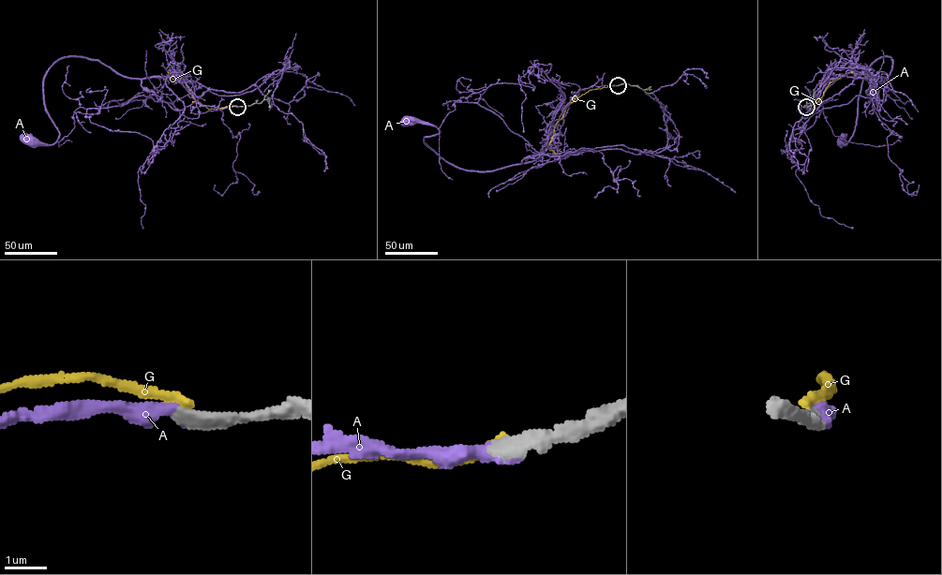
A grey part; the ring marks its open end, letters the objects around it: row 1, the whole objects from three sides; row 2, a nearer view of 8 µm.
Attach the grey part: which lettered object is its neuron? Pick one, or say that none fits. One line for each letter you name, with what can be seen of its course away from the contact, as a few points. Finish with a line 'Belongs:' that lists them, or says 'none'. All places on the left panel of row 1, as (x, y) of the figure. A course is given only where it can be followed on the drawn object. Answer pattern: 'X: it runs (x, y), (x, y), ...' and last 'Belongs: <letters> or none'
A: it runs (237, 106), (201, 105), (182, 76), (132, 79), (64, 56), (43, 81), (59, 138), (23, 140)
Belongs: A

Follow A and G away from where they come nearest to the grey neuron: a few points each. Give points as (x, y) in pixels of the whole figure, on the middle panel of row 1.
A: (618, 85), (581, 89), (555, 112), (538, 158), (489, 170), (447, 162), (424, 141), (439, 129), (404, 122)
G: (618, 85), (590, 90), (567, 107), (563, 116), (555, 125), (549, 143), (549, 148), (556, 154)

